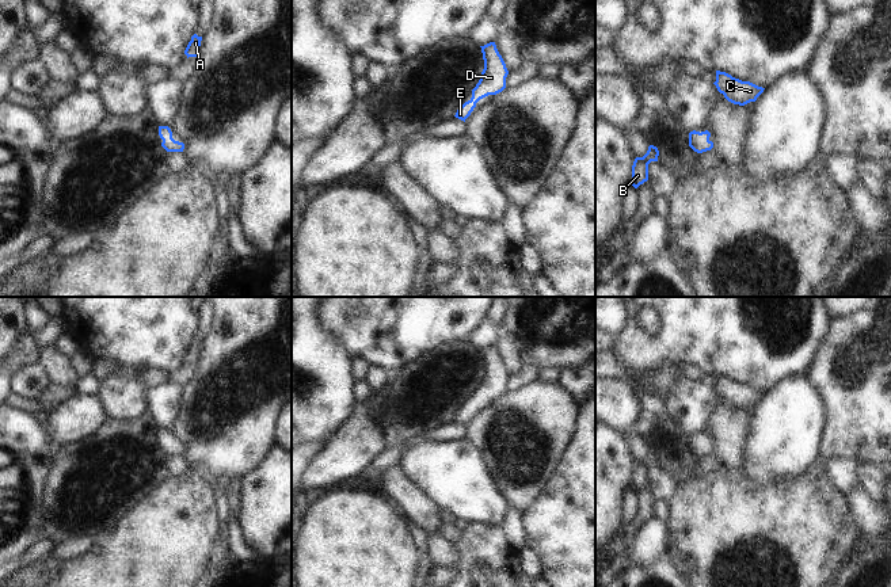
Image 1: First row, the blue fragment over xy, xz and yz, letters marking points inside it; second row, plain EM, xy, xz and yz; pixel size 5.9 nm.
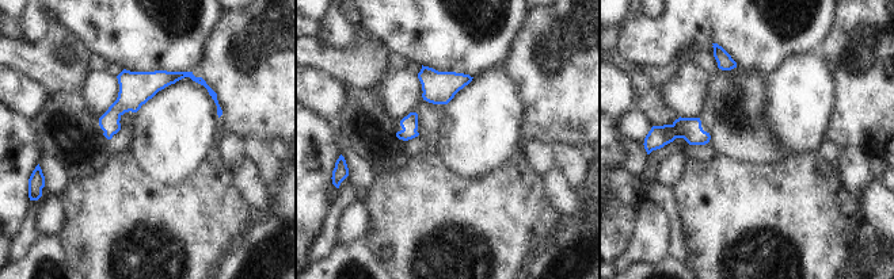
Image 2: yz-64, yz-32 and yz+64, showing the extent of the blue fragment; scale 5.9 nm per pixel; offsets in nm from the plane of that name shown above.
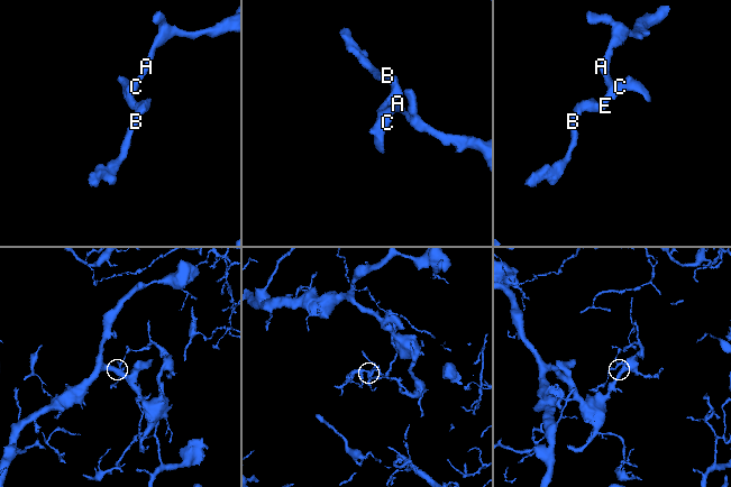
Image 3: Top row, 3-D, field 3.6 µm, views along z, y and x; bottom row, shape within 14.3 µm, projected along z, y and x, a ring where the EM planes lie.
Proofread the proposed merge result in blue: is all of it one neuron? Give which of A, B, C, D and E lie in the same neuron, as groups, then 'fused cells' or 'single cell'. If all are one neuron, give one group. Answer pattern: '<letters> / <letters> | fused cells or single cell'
A B C D E | single cell

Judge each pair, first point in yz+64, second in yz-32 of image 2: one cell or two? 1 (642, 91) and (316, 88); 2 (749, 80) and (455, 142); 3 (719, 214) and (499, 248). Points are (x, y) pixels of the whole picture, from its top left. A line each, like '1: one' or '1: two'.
1: two
2: two
3: one

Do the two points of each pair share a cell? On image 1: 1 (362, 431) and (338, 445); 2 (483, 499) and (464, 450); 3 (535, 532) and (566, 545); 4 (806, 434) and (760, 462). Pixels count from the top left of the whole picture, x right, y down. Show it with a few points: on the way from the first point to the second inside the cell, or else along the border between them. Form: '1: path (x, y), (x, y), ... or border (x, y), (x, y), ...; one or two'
1: path (357, 437), (349, 445), (343, 445); one
2: path (471, 487), (464, 480), (464, 462); one
3: path (543, 532), (552, 532), (558, 537); one
4: path (795, 434), (791, 434), (770, 454); one

